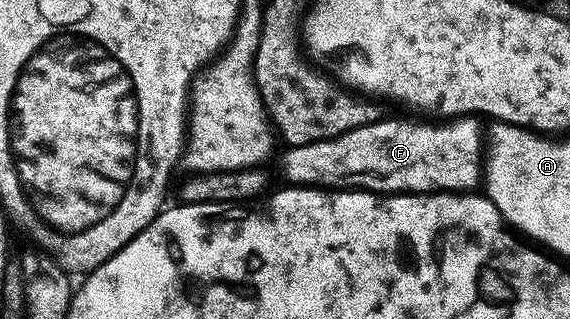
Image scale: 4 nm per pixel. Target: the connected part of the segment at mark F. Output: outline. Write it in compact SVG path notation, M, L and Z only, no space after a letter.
M474 116L452 118L447 122L422 122L426 124L408 124L404 120L385 120L379 118L372 124L365 124L359 128L348 130L336 138L328 138L320 142L312 142L304 146L290 146L282 156L282 172L287 176L289 183L294 186L317 186L327 190L361 190L363 192L381 192L383 194L409 194L412 192L456 192L465 193L479 187L480 173L483 171L484 161L484 128L477 124Z

